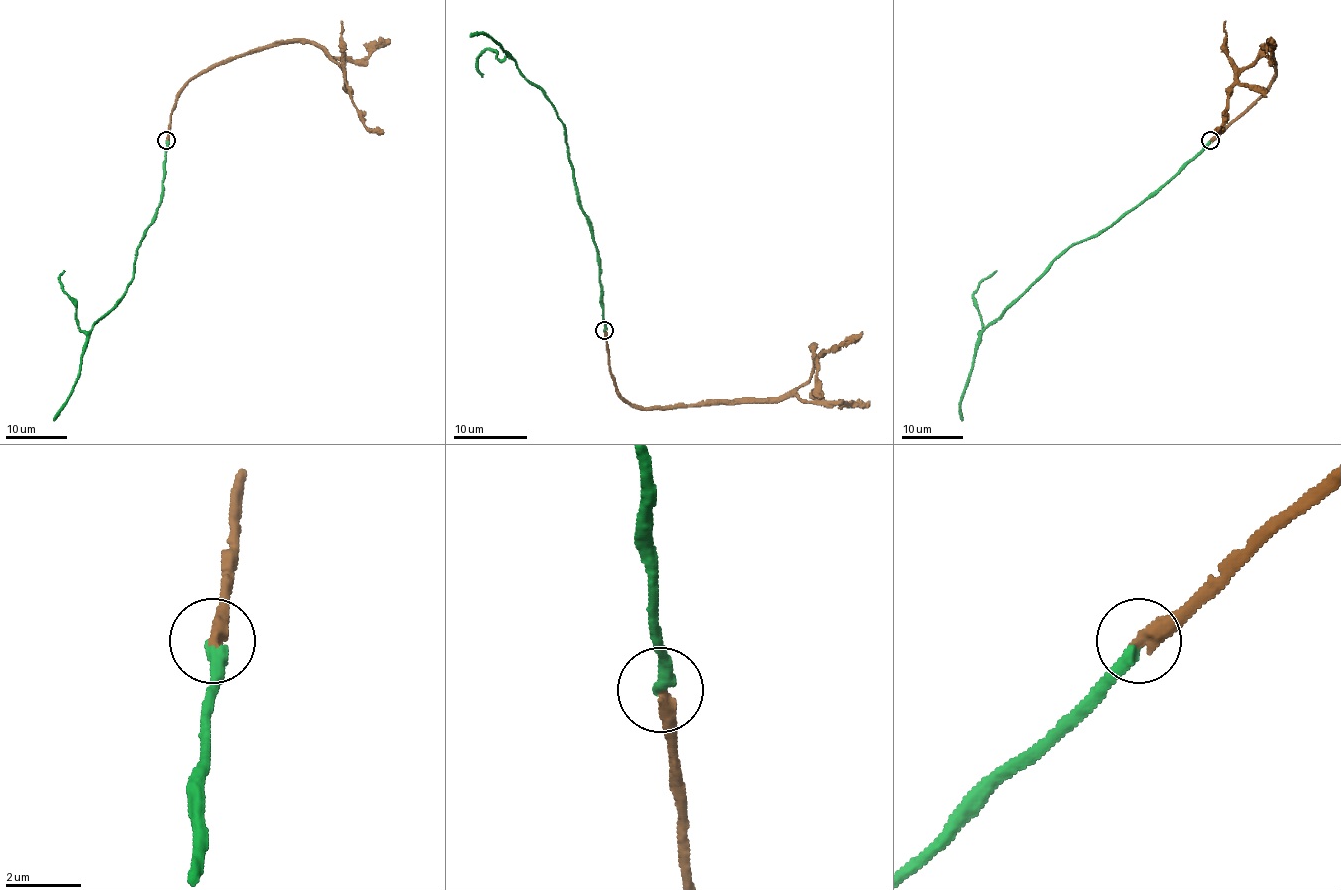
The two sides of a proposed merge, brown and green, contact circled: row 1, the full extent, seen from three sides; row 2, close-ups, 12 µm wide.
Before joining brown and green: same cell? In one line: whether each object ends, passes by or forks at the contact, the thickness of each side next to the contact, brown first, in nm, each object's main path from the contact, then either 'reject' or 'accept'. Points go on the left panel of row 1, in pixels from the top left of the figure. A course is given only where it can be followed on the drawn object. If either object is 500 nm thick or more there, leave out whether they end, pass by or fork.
brown ends there; green ends there; 440 nm thick on the brown side, 320 nm on the other; brown runs (167, 140), (174, 99), (190, 80), (293, 42), (313, 42), (338, 62), (358, 117), (384, 133); green runs (167, 140), (162, 199), (141, 239), (134, 276), (124, 294), (93, 325), (77, 379), (54, 421); accept

